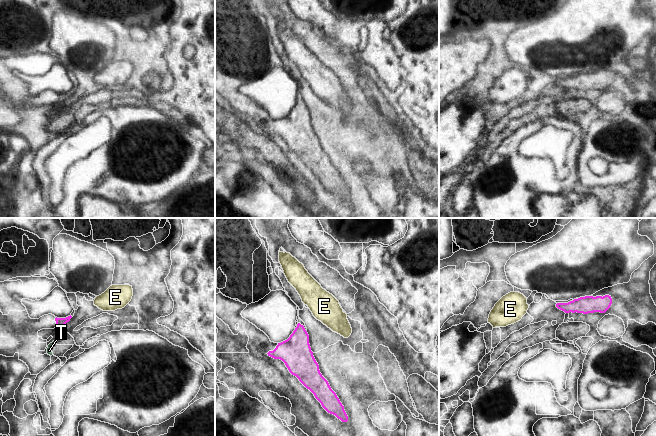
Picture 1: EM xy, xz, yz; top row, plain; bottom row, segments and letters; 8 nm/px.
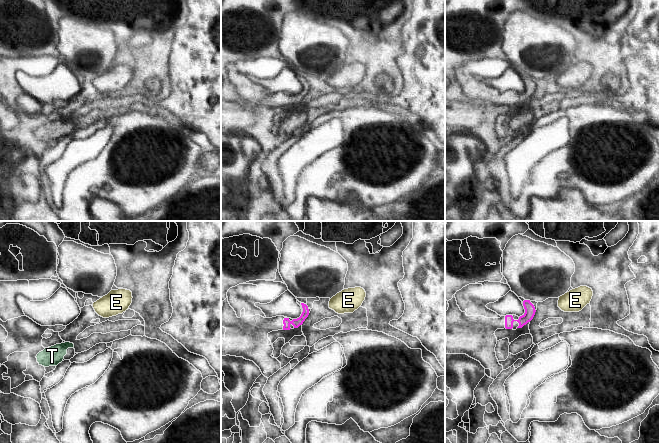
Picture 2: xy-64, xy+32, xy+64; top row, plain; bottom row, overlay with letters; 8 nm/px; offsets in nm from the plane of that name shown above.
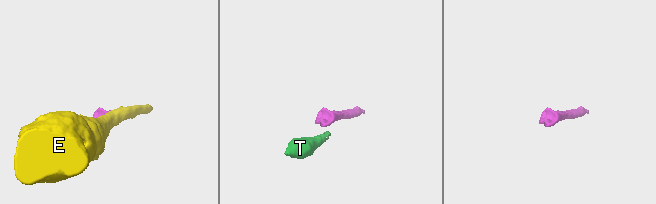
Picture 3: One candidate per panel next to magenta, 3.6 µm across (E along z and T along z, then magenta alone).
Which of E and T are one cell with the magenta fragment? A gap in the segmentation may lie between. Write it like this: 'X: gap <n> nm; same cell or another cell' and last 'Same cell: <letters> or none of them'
E: gap 120 nm; another cell
T: gap 60 nm; another cell
Same cell: none of them

